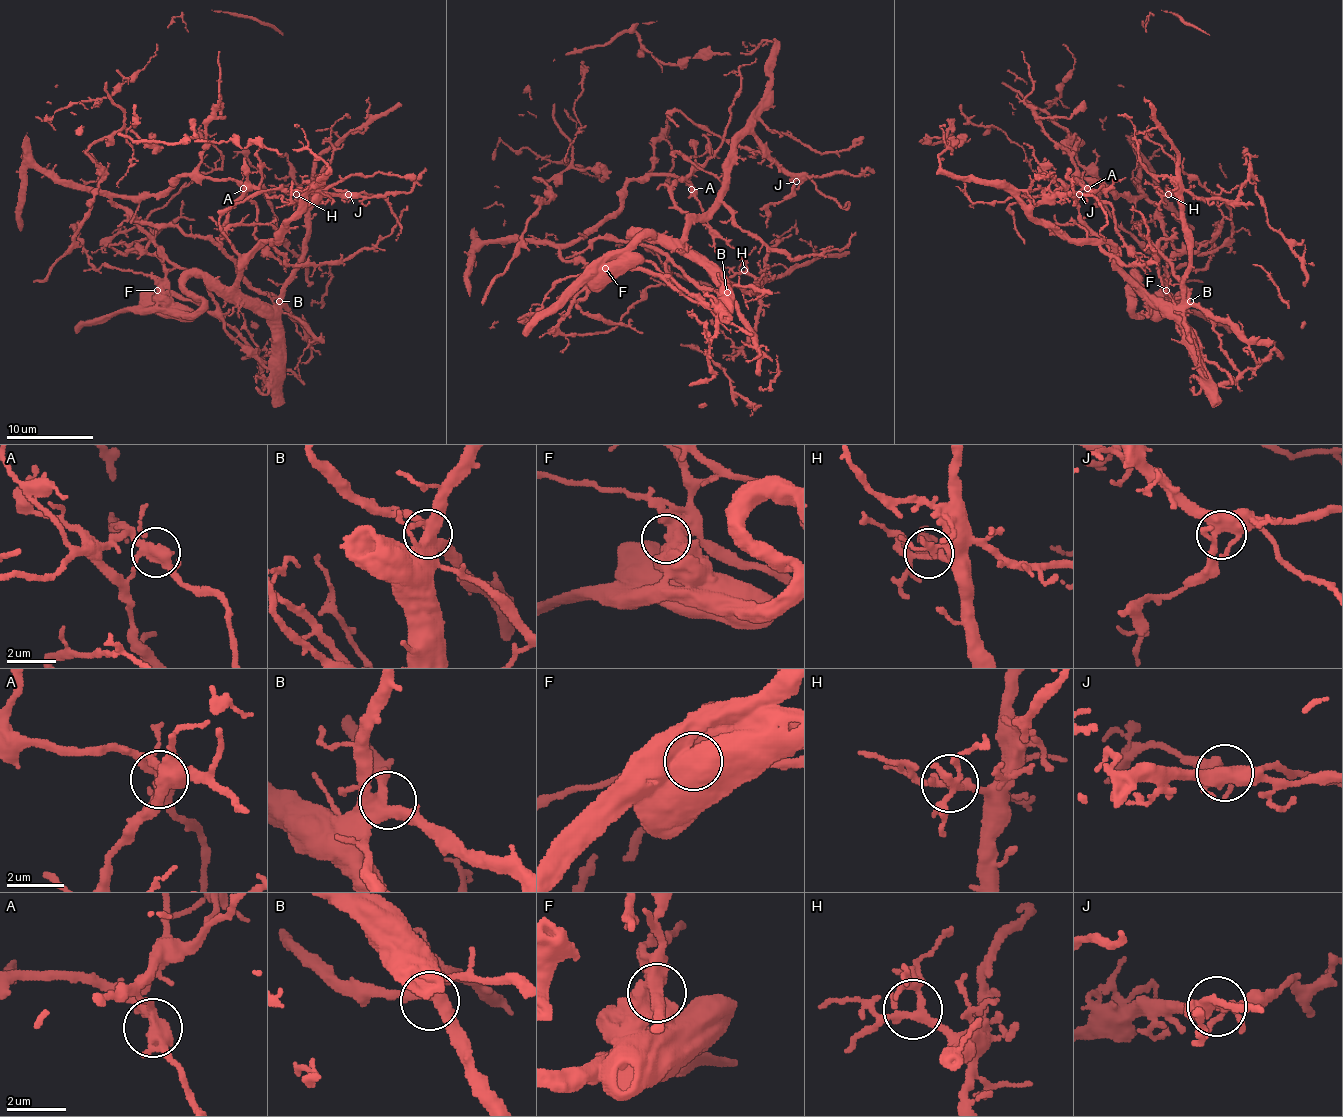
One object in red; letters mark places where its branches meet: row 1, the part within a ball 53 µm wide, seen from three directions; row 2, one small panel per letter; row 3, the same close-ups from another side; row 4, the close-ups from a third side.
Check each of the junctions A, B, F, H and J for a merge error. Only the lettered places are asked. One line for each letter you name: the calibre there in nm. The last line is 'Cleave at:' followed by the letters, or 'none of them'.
A: calibre 400 nm
Cleave at: A

